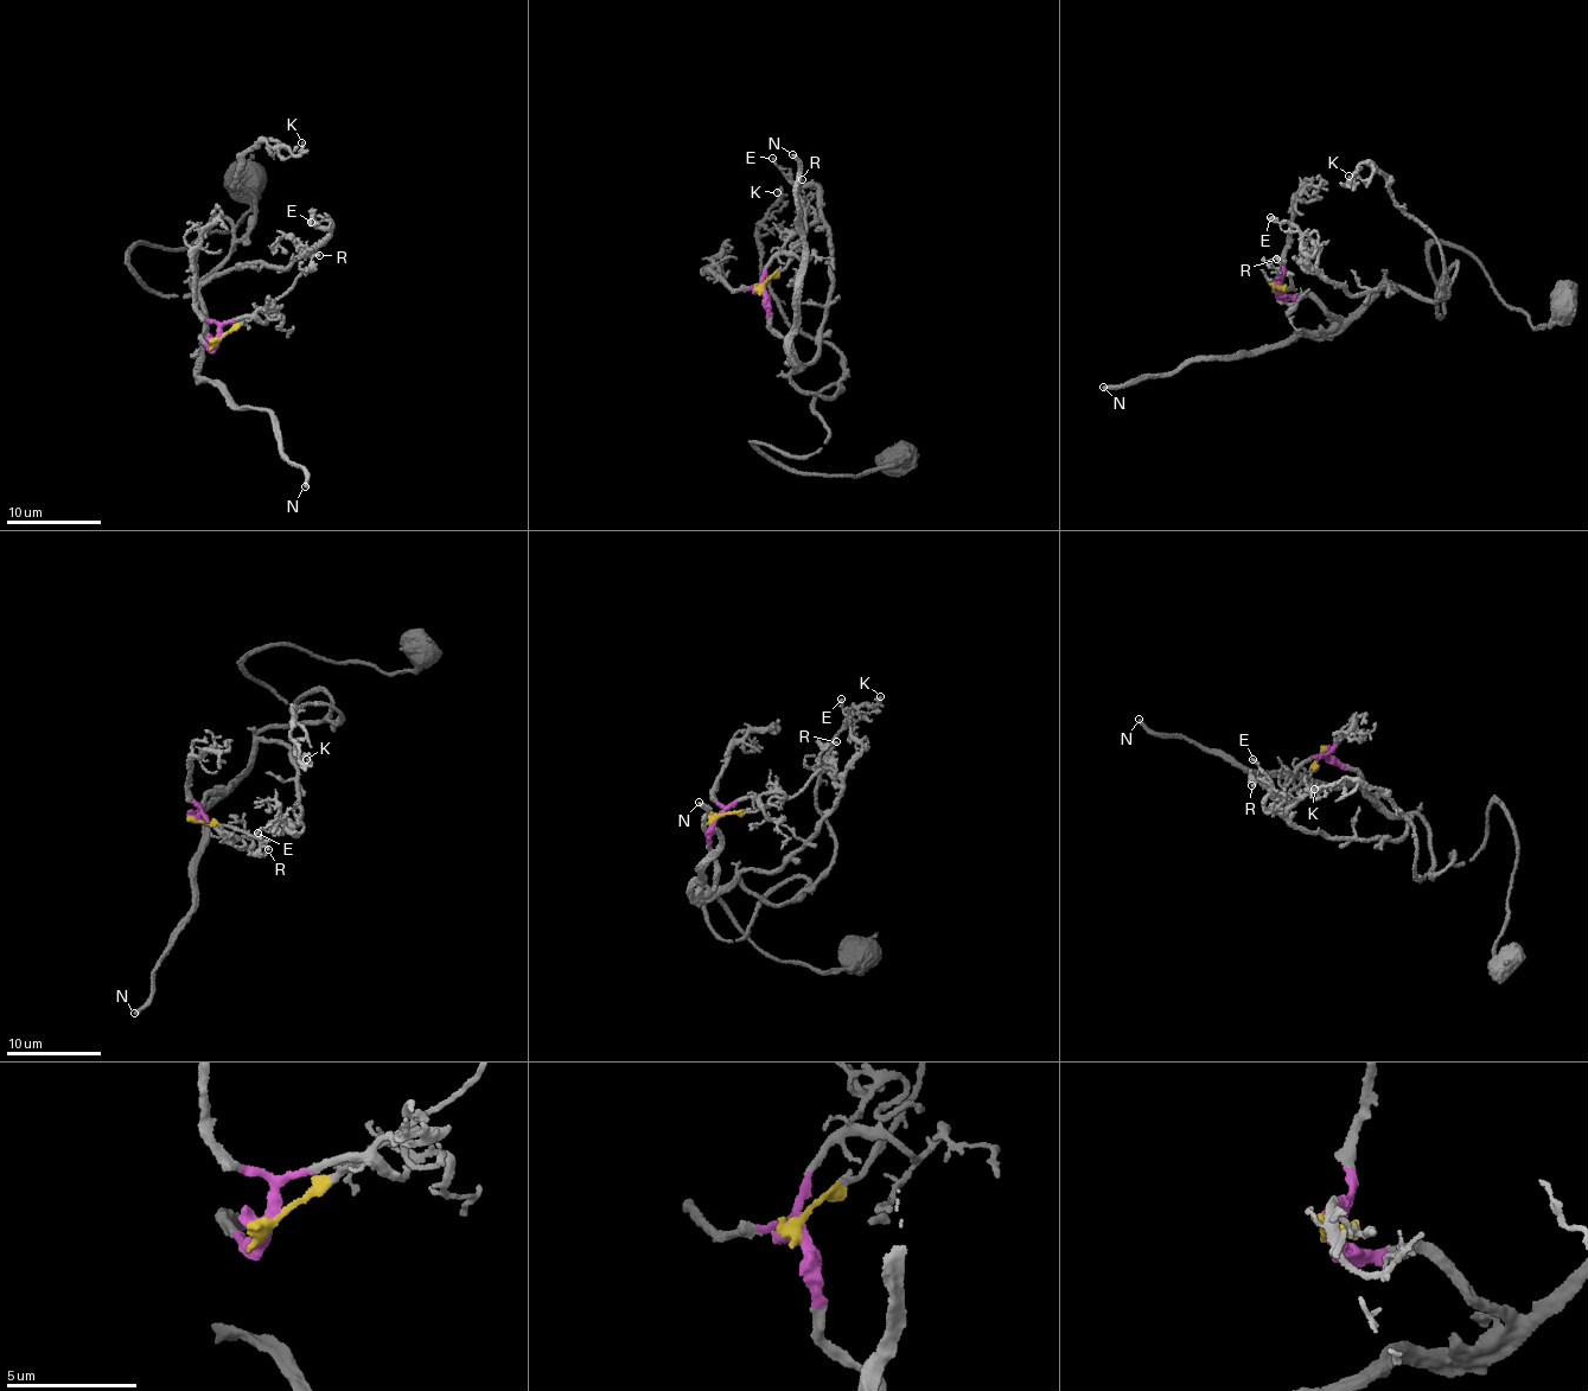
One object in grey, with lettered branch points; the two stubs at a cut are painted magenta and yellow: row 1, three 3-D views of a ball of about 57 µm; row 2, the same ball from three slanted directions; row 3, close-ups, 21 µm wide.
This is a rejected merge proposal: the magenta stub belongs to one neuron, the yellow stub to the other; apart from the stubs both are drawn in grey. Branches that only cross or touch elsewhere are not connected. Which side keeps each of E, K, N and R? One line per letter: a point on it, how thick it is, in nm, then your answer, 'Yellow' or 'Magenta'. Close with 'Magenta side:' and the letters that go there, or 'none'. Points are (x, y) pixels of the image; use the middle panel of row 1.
E: Place: (772, 158). Thickness 240 nm. Magenta
K: Place: (777, 192). Thickness 140 nm. Magenta
N: Place: (792, 154). Thickness 280 nm. Magenta
R: Place: (802, 179). Thickness 140 nm. Yellow
Magenta side: E, K, N

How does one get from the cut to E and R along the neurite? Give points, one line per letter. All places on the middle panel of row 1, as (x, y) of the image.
E: (760, 287), (769, 327), (799, 364), (791, 369), (814, 362), (830, 280), (822, 196), (795, 184), (772, 158)
R: (760, 287), (785, 270), (804, 236), (803, 211), (796, 182), (802, 178)

